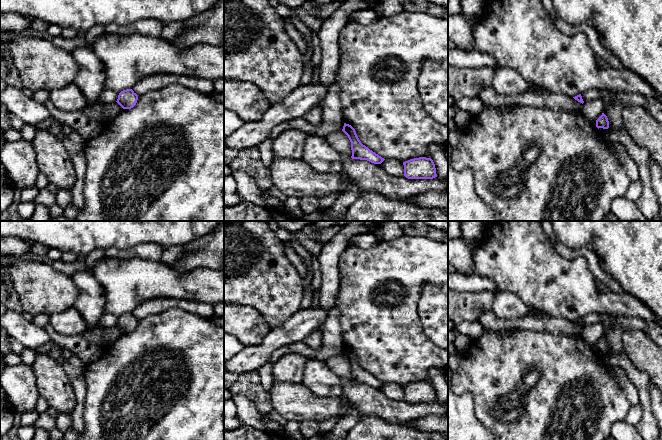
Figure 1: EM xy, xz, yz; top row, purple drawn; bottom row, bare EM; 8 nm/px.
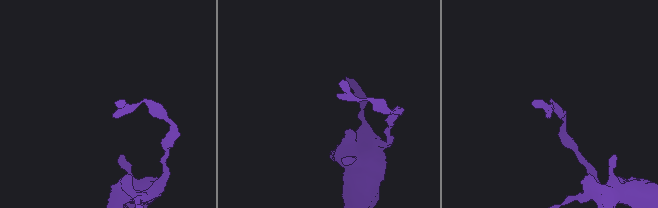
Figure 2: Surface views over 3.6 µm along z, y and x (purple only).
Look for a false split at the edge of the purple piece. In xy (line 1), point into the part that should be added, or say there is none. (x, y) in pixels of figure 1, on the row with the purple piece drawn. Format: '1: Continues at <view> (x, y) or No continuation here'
1: No continuation here

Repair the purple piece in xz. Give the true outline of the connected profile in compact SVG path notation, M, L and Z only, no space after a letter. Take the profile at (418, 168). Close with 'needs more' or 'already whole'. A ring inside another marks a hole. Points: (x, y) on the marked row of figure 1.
M419 157L403 162L404 176L408 179L433 179L437 177L431 158Z; already whole

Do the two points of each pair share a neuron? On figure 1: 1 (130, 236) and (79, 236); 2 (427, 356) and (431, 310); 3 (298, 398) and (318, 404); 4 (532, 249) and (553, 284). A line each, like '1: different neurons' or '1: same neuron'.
1: same neuron
2: different neurons
3: same neuron
4: same neuron

